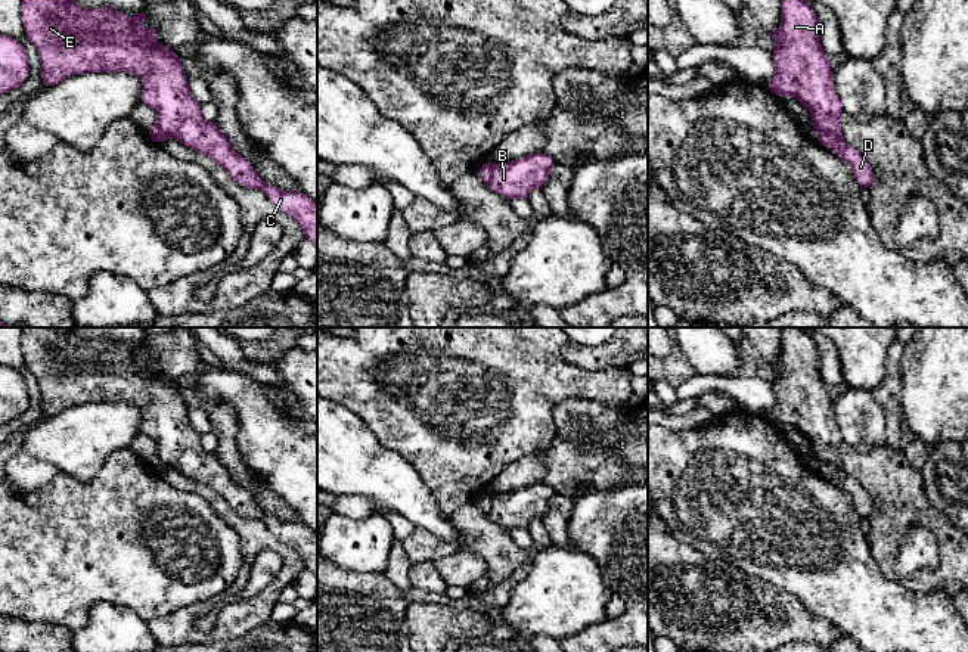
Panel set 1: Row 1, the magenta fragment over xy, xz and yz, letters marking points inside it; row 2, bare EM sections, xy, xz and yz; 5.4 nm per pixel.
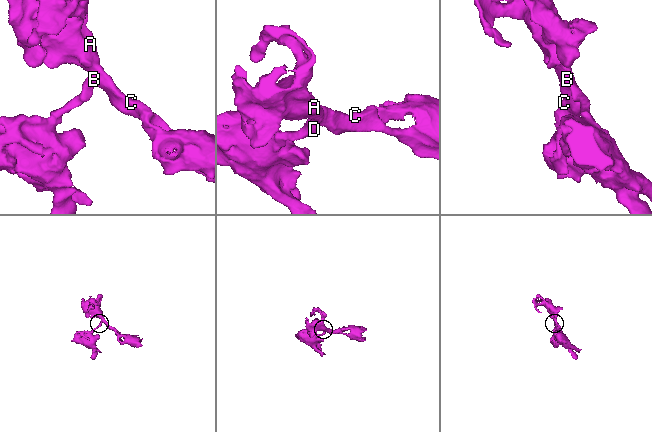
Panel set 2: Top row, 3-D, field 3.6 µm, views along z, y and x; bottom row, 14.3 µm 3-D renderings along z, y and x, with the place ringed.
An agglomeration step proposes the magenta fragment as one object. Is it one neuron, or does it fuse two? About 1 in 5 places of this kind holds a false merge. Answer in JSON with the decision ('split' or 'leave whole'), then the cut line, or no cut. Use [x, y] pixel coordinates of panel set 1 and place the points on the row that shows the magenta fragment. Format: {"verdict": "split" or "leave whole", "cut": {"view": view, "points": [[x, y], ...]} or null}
{"verdict": "split", "cut": {"view": "yz", "points": [[816, 132], [841, 137]]}}

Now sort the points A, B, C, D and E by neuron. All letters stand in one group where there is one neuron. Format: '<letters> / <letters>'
A B C E / D

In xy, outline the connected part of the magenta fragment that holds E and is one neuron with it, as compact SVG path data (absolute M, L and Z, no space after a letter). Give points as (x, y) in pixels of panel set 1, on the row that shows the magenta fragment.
M22 0L21 13L25 34L37 49L41 62L43 87L56 86L63 78L83 72L127 71L137 74L142 78L140 102L156 112L156 125L165 137L176 137L186 148L207 155L241 186L263 190L272 205L292 217L302 229L305 239L317 248L317 204L300 190L286 192L267 184L255 173L252 164L233 150L217 122L202 118L201 105L189 91L189 78L177 52L153 41L153 25L145 35L140 34L140 25L146 19L145 12L136 18L127 18L114 7L89 10L72 0Z

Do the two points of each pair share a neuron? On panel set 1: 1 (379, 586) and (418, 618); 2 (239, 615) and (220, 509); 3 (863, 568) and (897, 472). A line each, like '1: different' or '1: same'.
1: different
2: same
3: different

